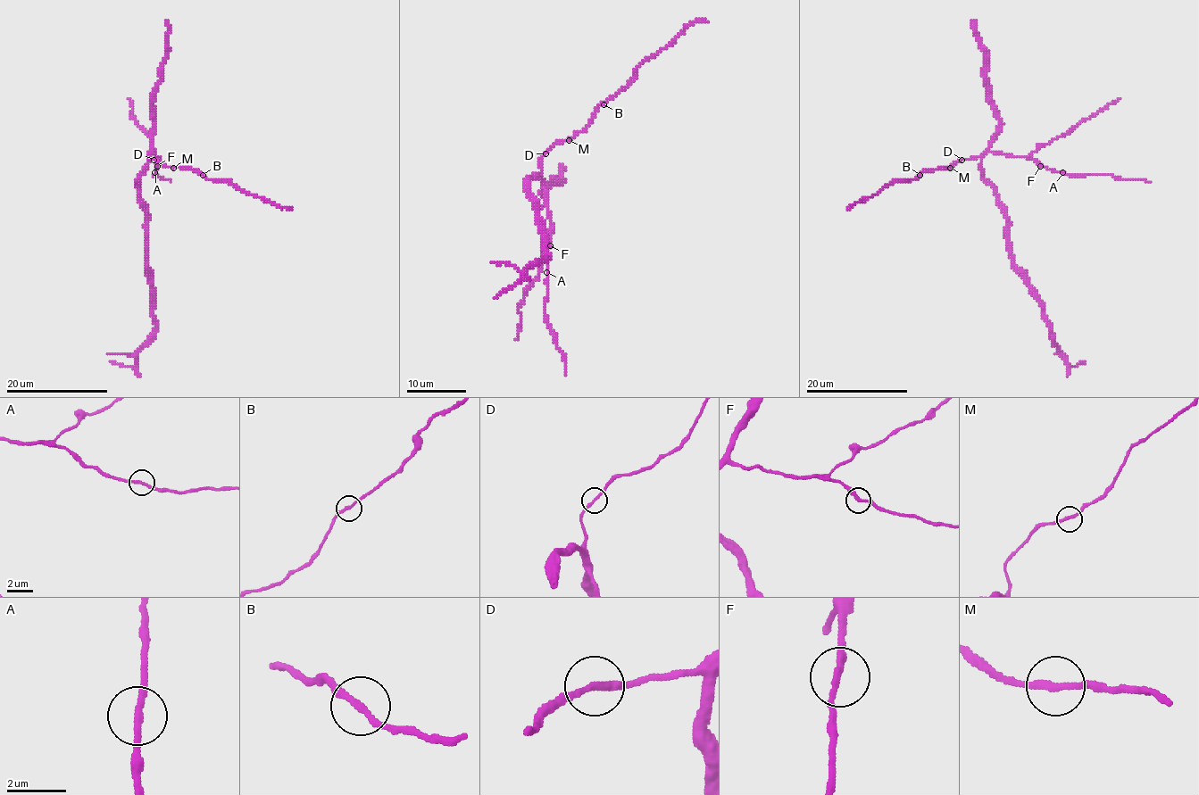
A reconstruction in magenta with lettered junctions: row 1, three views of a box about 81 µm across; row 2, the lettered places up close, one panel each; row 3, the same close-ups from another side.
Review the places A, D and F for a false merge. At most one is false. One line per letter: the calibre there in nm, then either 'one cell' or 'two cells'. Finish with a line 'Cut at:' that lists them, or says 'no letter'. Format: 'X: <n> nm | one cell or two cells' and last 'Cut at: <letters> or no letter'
A: 220 nm | one cell
D: 220 nm | one cell
F: 240 nm | one cell
Cut at: no letter

